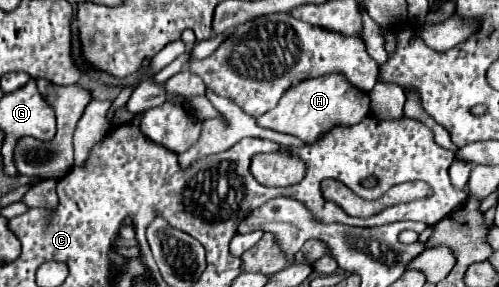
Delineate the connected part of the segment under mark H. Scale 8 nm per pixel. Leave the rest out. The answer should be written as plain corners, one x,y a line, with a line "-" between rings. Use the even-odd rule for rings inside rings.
326,75
320,79
312,79
312,81
290,87
282,95
278,105
266,115
258,117
256,123
264,129
294,135
310,145
310,143
316,143
326,131
332,131
334,127
360,123
368,115
368,109
370,109
368,95
350,87
350,83
346,83
340,75

